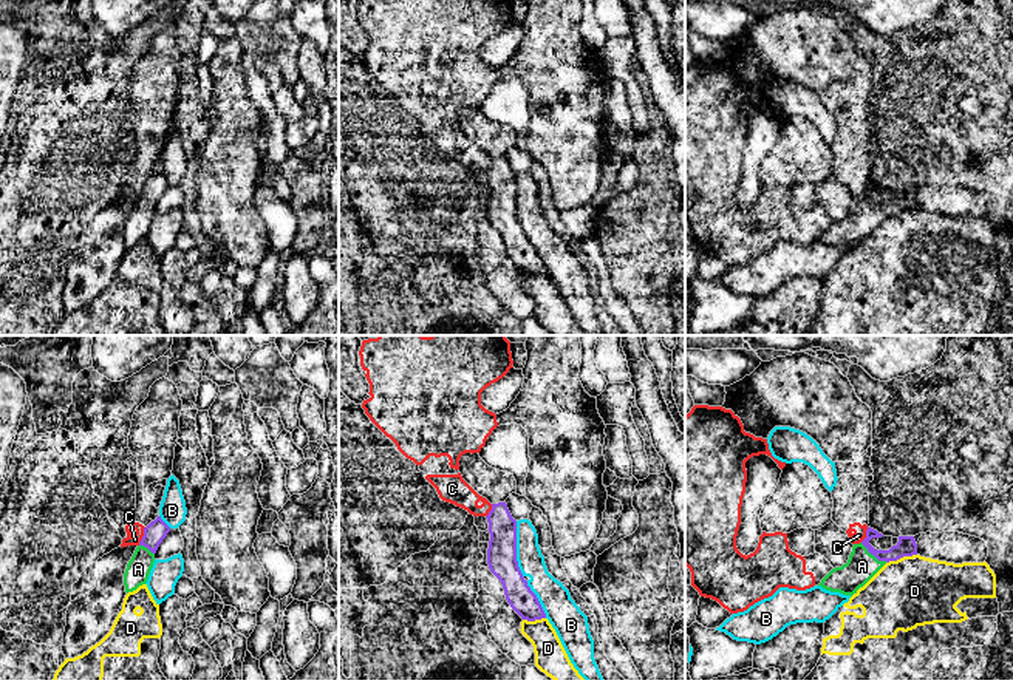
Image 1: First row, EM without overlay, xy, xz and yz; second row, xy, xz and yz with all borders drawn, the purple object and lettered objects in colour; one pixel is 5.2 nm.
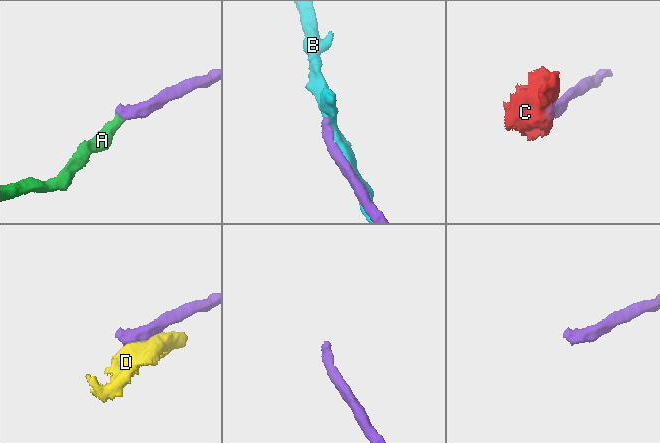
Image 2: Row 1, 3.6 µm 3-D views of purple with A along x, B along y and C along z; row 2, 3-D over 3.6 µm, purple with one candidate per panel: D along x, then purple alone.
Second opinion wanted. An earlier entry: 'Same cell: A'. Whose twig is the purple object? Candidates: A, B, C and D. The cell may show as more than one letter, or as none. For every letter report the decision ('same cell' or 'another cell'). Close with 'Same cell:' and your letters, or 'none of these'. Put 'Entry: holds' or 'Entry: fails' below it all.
A: same cell
B: another cell
C: another cell
D: another cell
Same cell: A
Entry: holds

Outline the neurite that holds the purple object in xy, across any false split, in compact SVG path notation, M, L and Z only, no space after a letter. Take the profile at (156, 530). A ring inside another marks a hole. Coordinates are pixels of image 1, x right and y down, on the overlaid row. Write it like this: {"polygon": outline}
{"polygon": "M161 516L144 529L144 536L124 573L124 586L127 593L147 583L155 563L155 553L169 532L170 527L161 519Z"}

